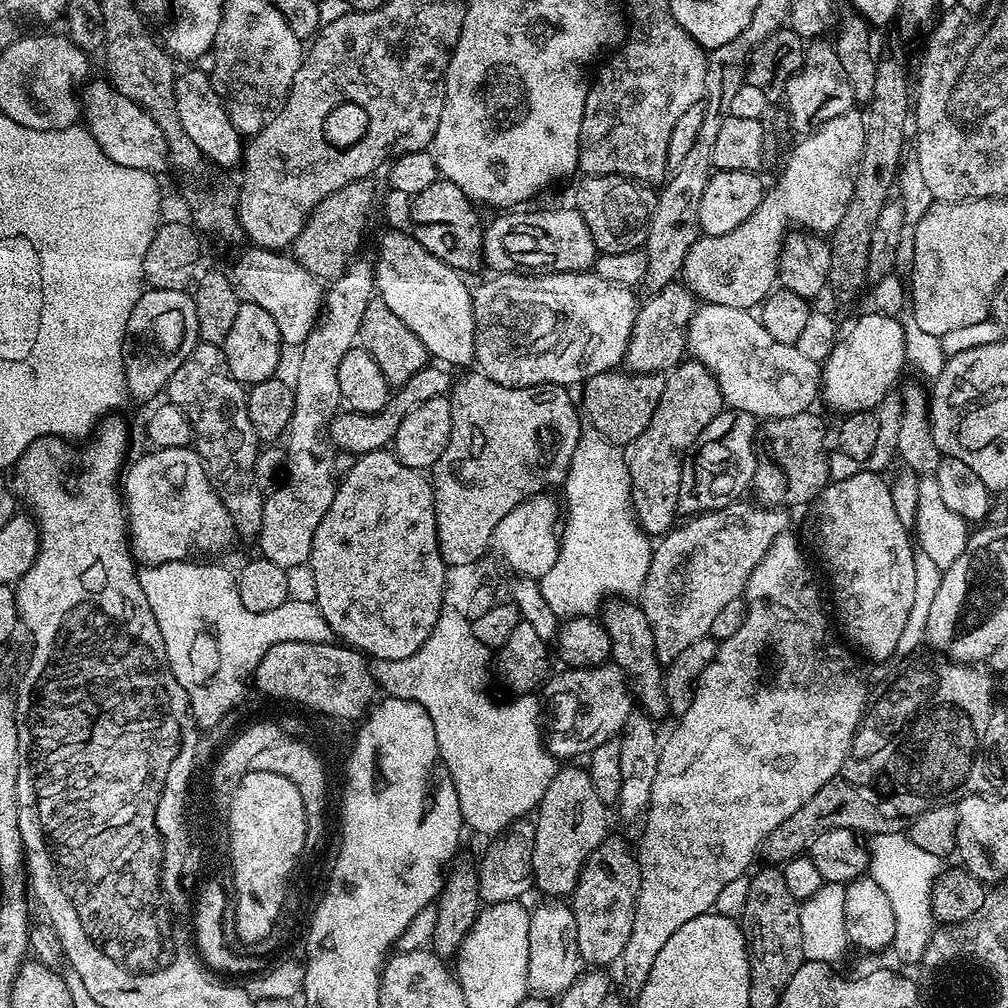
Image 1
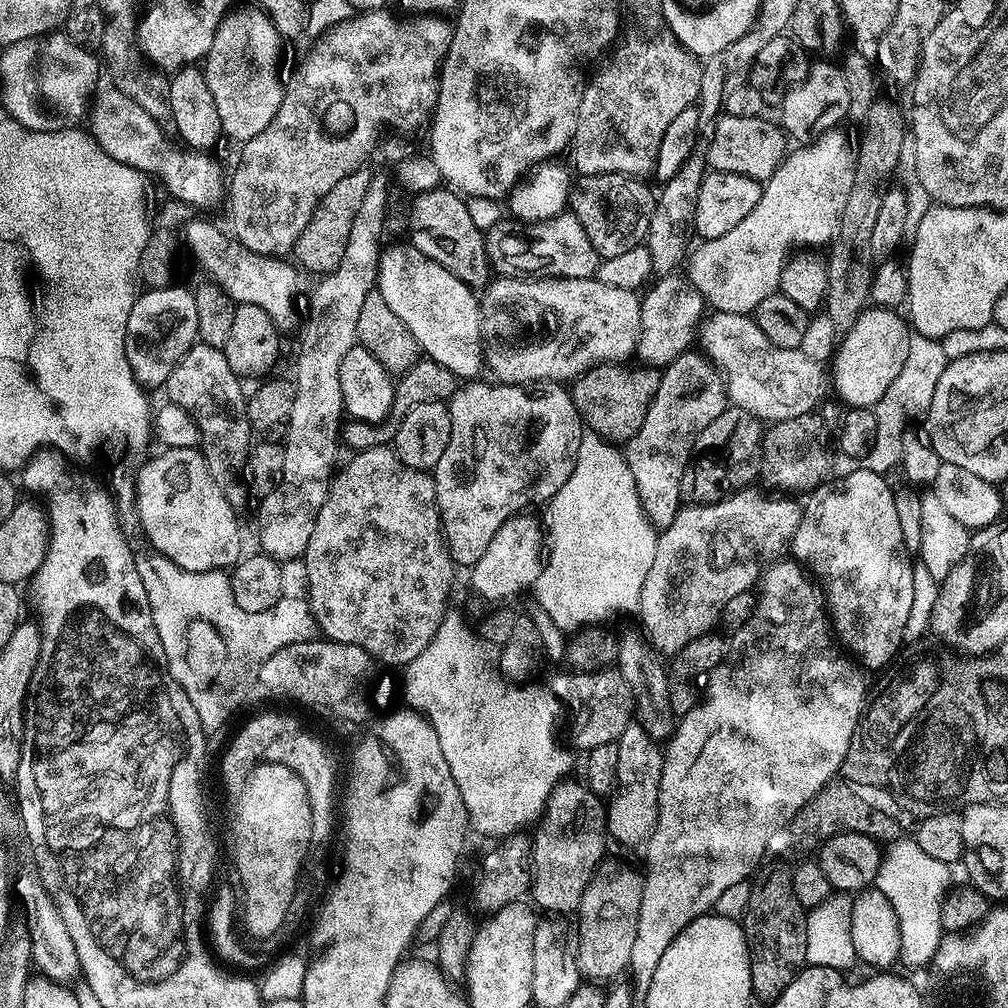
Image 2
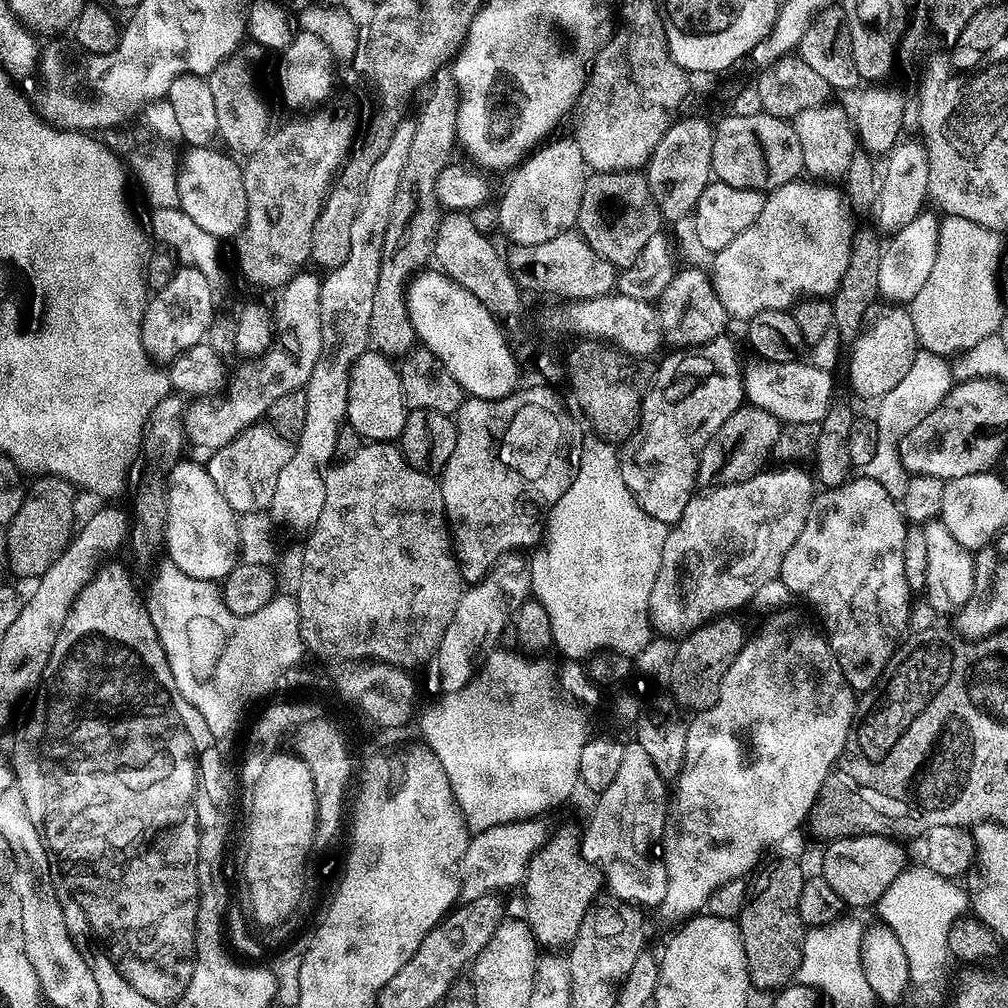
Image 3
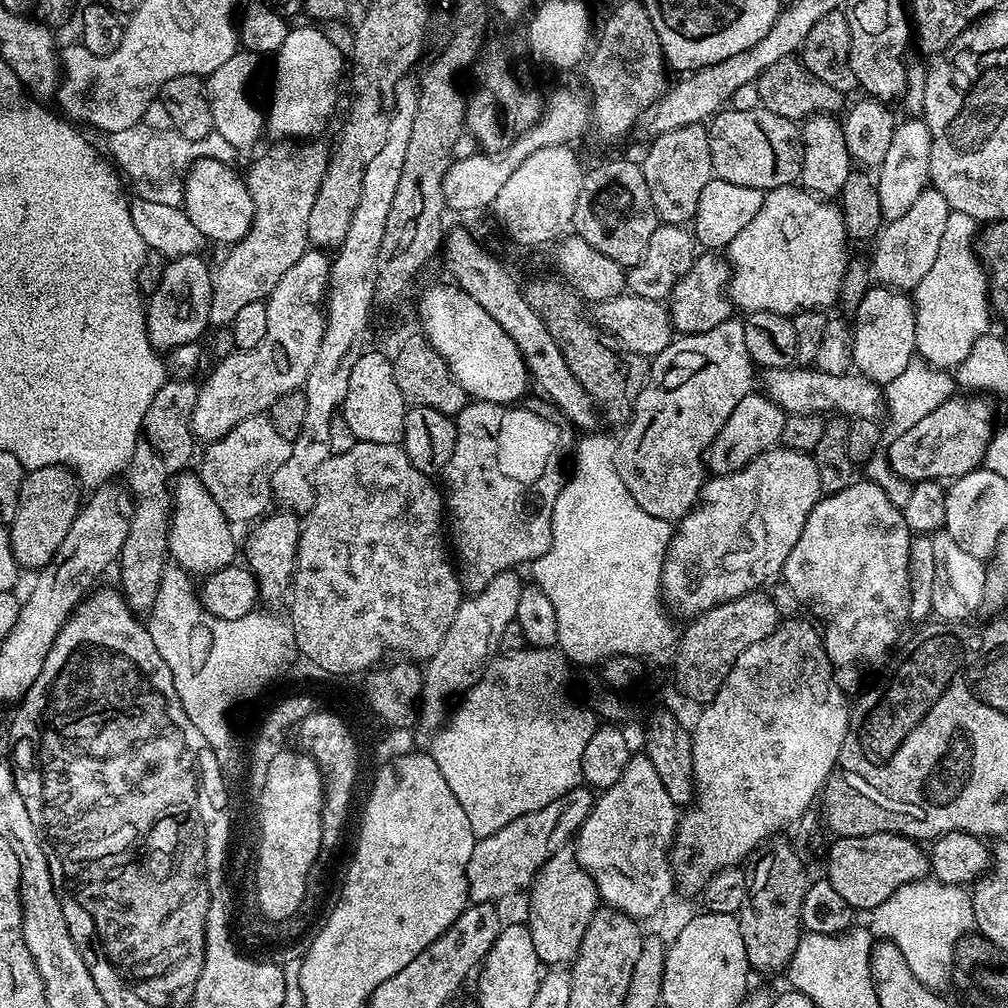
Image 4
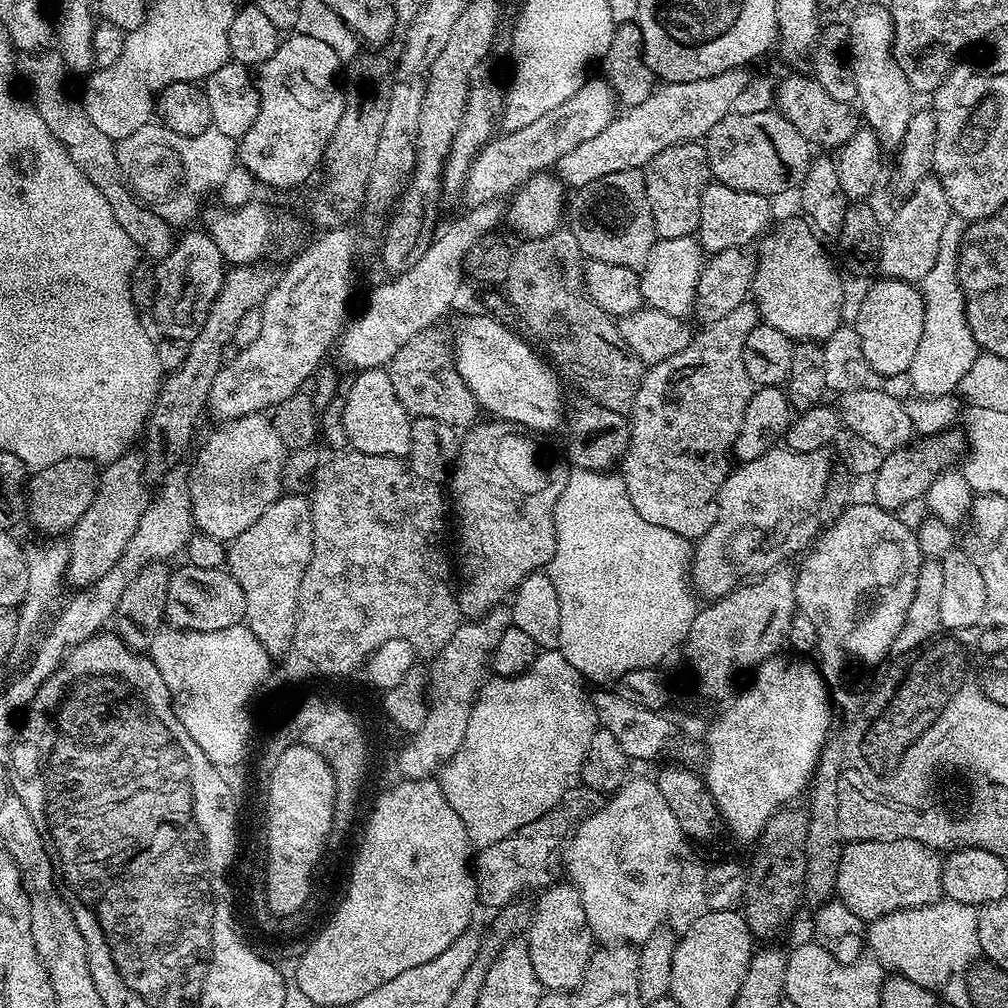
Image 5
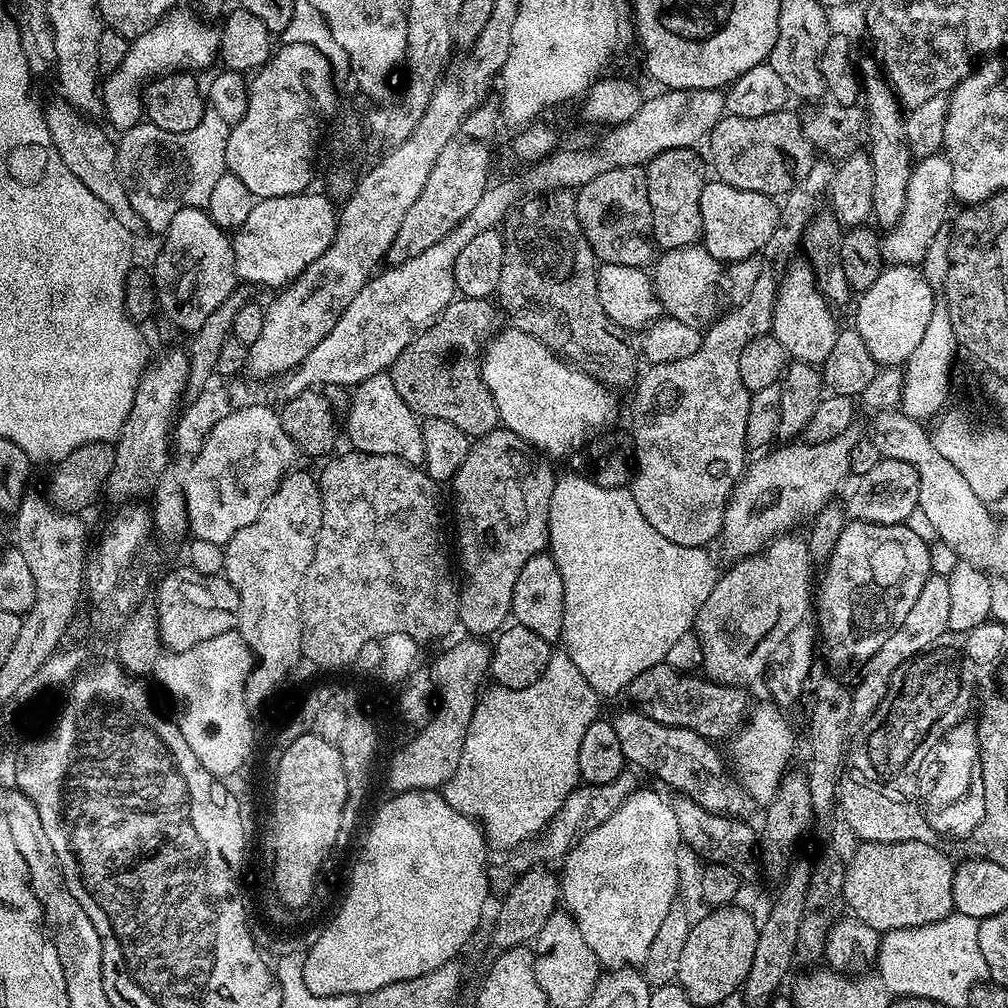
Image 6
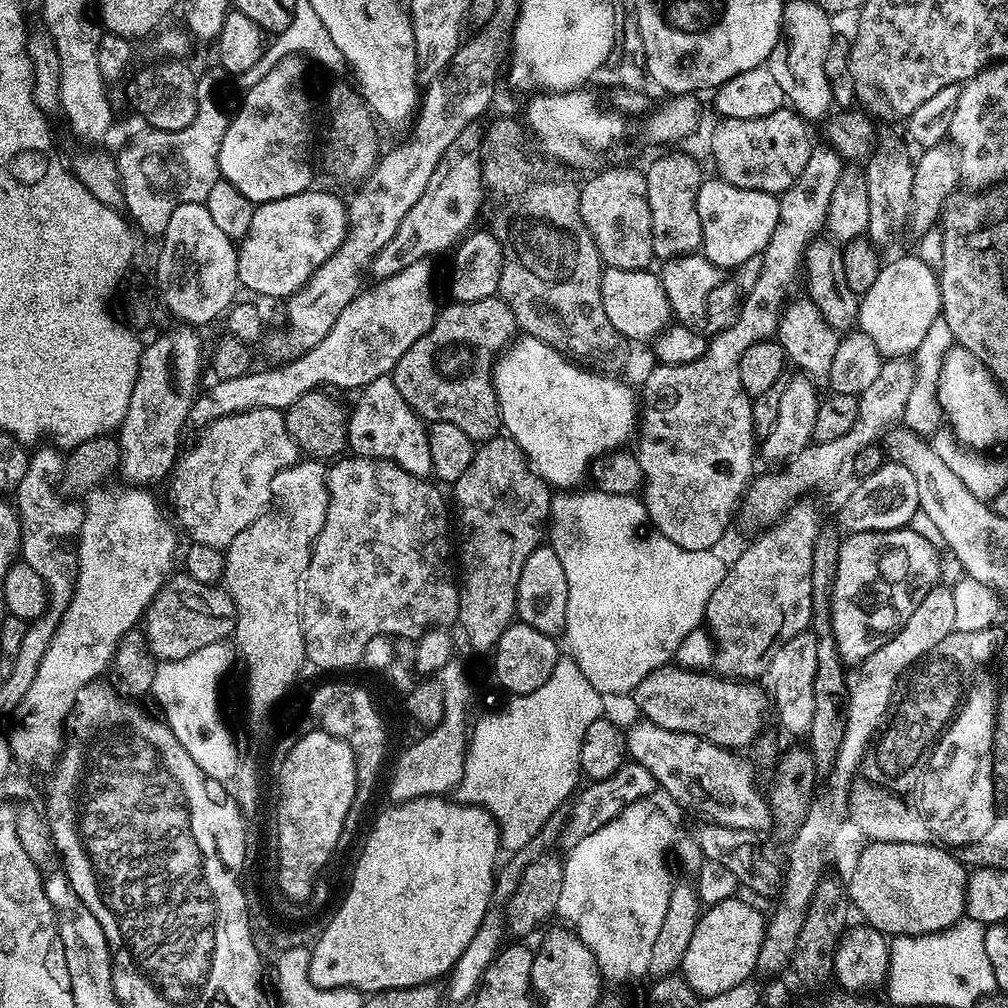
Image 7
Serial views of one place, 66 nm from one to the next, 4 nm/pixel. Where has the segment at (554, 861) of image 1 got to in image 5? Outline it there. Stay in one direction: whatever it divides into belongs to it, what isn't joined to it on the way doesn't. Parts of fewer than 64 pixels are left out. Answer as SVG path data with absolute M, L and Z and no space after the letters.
M570 882L563 883L553 883L539 893L540 901L532 908L532 921L526 933L526 943L530 954L530 966L534 966L534 974L541 989L568 994L582 982L588 960L594 951L594 937L588 930L586 910L582 906L578 890Z

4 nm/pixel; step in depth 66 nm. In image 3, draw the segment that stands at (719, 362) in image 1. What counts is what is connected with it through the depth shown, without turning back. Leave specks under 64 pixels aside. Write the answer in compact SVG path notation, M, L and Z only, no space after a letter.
M755 359L750 366L742 370L745 399L756 408L774 414L777 420L789 424L817 425L827 410L834 395L831 372L813 366L809 361L799 359L768 360Z

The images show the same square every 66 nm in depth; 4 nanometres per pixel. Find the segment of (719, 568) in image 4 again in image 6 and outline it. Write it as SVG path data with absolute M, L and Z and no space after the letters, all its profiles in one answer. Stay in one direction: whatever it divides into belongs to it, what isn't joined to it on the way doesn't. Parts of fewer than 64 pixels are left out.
M859 427L848 428L838 438L830 442L813 444L811 446L803 442L790 442L786 448L778 448L774 452L768 450L763 453L761 460L756 460L747 465L743 476L736 484L732 496L724 505L724 526L722 540L728 543L728 548L733 552L733 557L743 558L754 556L763 552L777 536L791 533L795 524L811 521L833 499L832 496L844 484L844 479L851 473L851 451L856 444L861 443L862 436Z

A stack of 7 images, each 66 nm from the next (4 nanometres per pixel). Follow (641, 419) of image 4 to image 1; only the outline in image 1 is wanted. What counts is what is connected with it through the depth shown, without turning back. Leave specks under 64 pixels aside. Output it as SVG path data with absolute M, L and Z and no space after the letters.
M685 359L667 373L662 396L650 422L642 434L623 449L632 487L630 507L636 523L649 537L663 536L677 521L680 472L686 468L688 448L701 430L725 408L716 377L696 360Z

